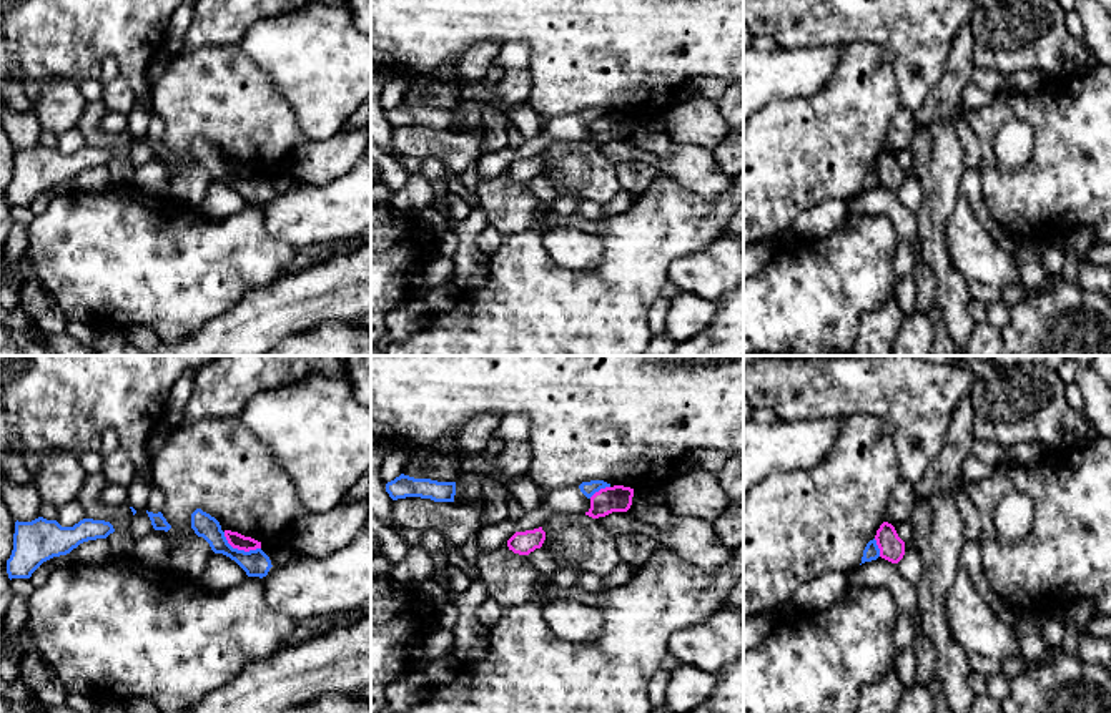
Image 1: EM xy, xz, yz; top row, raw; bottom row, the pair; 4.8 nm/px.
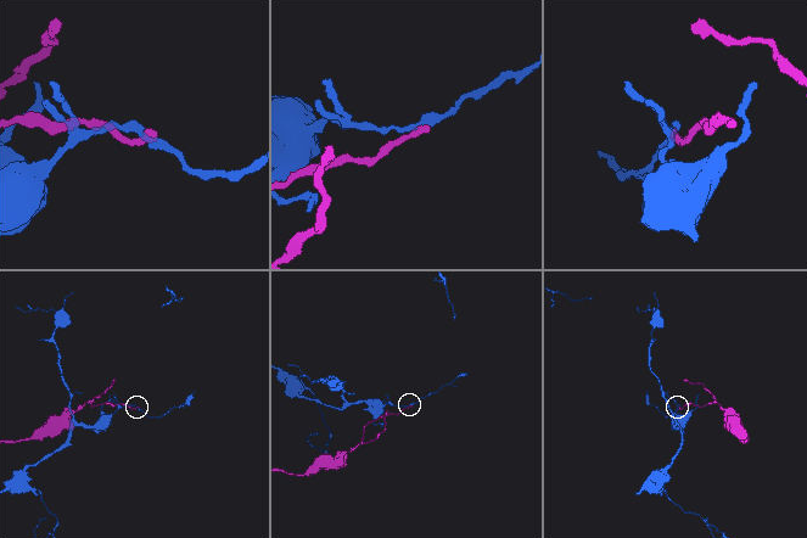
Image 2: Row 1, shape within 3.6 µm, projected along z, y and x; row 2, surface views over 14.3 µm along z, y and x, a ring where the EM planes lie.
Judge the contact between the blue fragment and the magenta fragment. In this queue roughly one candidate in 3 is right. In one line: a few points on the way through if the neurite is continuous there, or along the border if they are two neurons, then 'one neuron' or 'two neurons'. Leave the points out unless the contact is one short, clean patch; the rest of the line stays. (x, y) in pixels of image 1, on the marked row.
border xy (223, 532), (233, 547), (245, 550), (260, 549); two neurons

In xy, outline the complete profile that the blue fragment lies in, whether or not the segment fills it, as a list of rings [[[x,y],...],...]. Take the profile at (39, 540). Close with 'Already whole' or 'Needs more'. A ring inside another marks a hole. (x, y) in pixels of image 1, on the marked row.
[[[38,517],[15,522],[13,550],[7,560],[8,578],[30,578],[47,560],[70,553],[80,543],[106,538],[115,529],[110,522],[83,519],[73,527]]]. Already whole

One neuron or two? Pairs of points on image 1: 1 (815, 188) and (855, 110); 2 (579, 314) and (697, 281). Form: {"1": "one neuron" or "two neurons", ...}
{"1": "one neuron", "2": "two neurons"}

